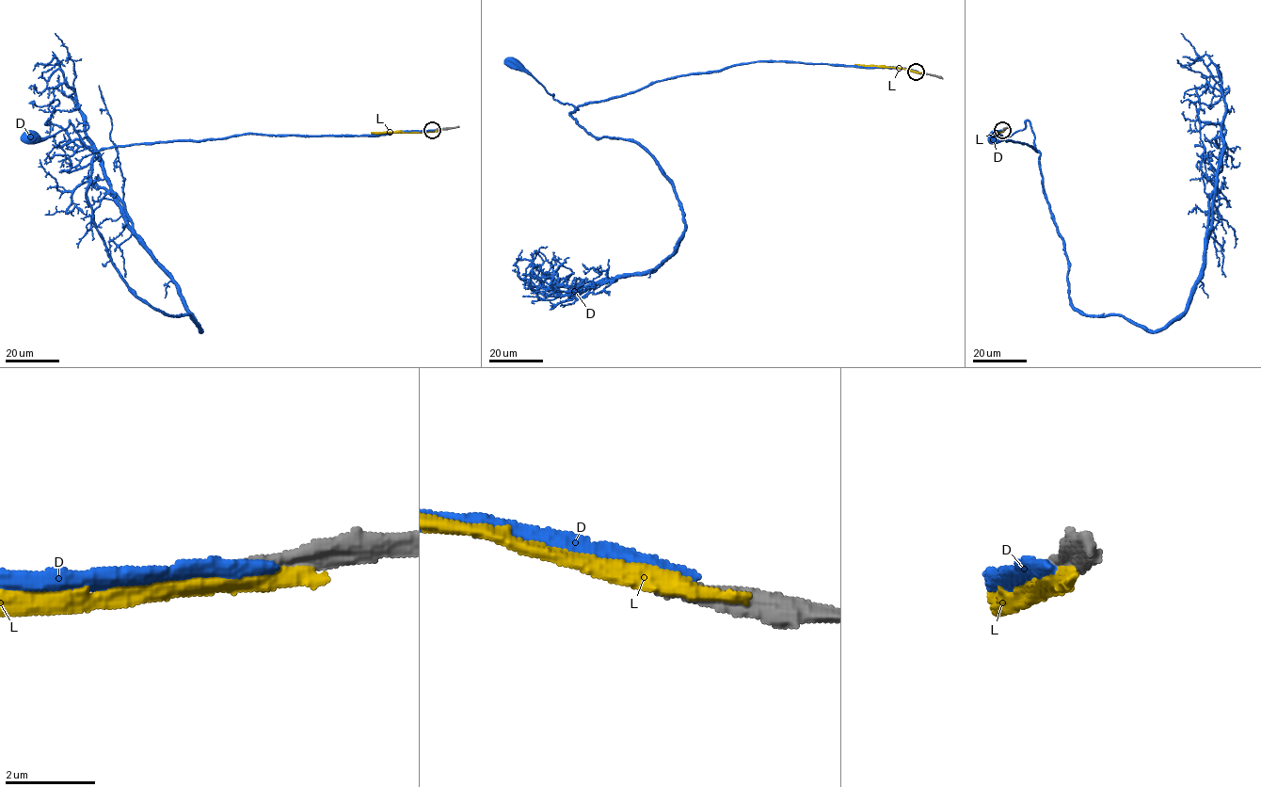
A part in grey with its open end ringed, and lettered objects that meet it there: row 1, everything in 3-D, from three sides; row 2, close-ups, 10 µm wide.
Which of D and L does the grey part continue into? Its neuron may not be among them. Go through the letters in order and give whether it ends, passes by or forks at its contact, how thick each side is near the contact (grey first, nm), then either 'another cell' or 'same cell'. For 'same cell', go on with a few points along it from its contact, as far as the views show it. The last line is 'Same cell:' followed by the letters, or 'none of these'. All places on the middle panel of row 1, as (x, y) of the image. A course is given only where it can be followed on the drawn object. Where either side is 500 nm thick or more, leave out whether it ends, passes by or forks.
D: it ends | 400/400 nm | another cell
L: it passes by | 480/360 nm | another cell
Same cell: none of these

